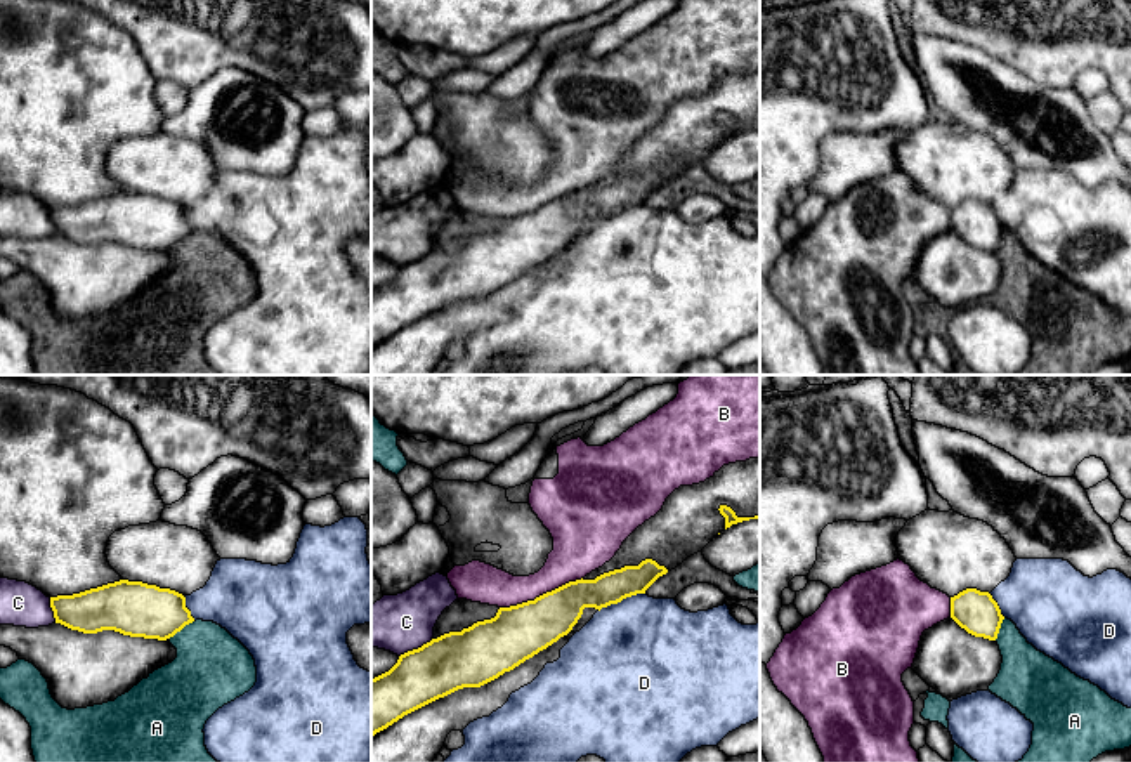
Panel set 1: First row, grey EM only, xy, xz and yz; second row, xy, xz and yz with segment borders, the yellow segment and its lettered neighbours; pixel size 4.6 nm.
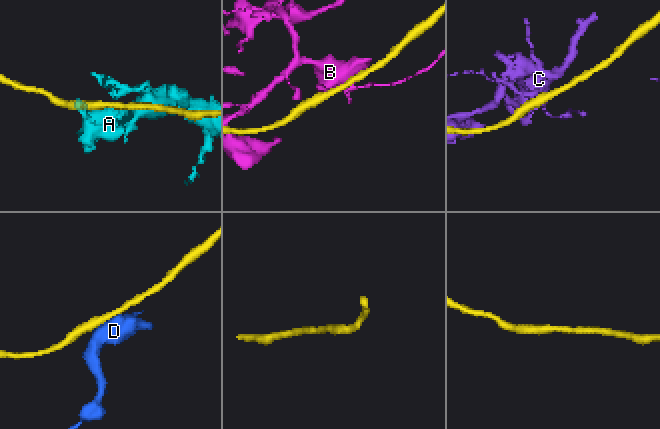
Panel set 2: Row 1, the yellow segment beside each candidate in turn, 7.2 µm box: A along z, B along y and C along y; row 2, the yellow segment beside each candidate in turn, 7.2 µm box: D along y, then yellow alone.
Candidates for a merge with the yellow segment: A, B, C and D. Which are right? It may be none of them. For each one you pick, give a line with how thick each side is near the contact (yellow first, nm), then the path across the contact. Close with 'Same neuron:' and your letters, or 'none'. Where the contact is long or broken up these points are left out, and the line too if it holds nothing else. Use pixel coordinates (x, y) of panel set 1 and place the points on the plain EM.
Same neuron: none

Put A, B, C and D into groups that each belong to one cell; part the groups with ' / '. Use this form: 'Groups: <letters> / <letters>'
Groups: A / B / C / D

